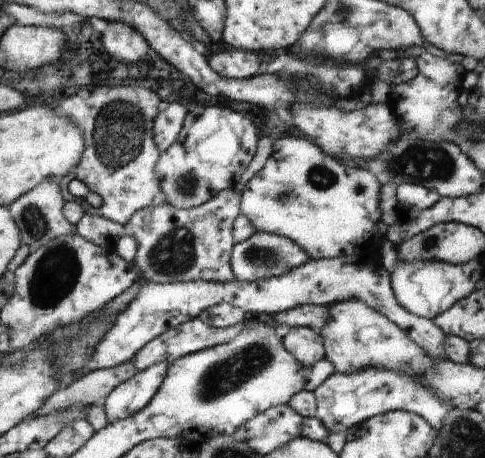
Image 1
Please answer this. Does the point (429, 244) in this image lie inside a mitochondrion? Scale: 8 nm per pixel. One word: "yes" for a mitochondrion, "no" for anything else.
yes

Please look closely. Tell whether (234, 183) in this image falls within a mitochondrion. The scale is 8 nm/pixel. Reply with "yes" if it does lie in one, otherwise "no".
no

